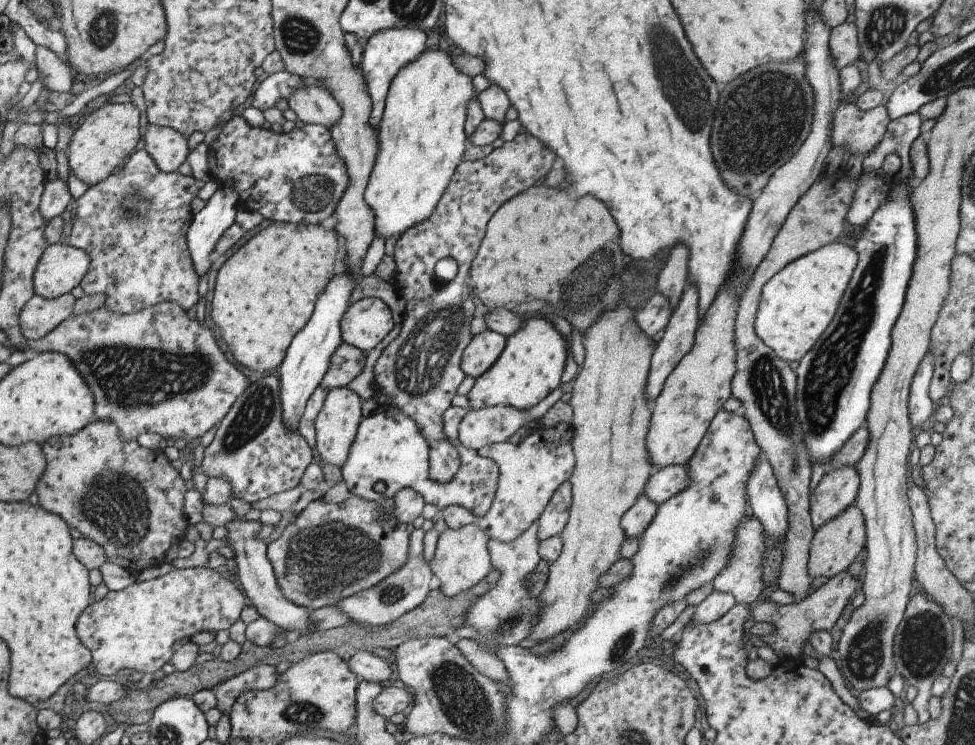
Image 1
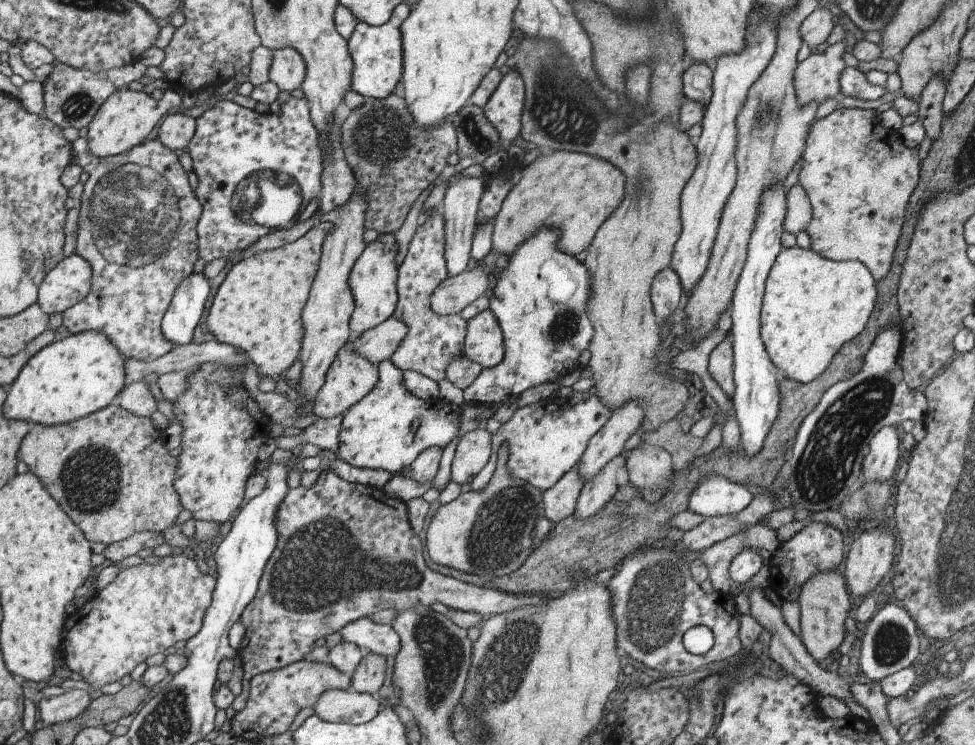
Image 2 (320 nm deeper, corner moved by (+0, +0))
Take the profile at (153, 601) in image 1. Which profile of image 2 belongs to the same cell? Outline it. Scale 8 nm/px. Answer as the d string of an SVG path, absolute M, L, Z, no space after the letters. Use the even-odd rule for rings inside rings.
M183 553L159 557L159 560L153 562L153 564L147 564L147 562L145 562L121 569L109 584L96 591L82 606L75 608L73 614L69 614L69 616L65 618L65 622L63 622L63 630L60 632L59 649L65 664L71 672L71 678L73 678L77 684L85 681L89 686L99 689L103 684L119 681L125 674L129 674L139 662L145 662L145 658L148 656L161 654L165 652L169 646L173 646L175 642L181 642L181 640L186 641L188 638L191 638L199 630L203 613L206 611L209 604L211 604L215 581L216 579L212 578L211 575L209 576L204 571L201 562L193 558L192 555L185 555Z

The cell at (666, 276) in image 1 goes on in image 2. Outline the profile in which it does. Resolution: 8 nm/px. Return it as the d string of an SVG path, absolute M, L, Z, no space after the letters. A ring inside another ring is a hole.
M693 63L692 65L689 65L689 67L682 72L682 93L684 94L685 99L700 102L707 108L712 93L711 75L712 72L705 63Z

